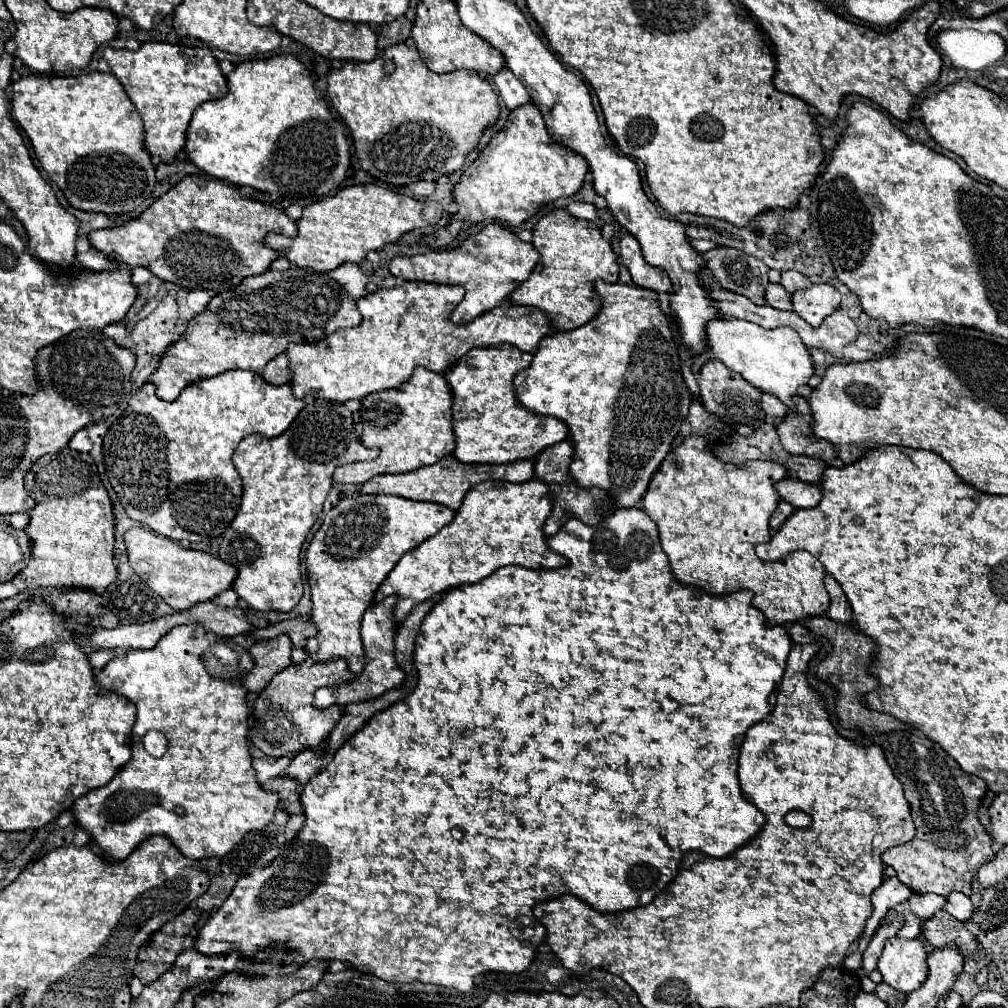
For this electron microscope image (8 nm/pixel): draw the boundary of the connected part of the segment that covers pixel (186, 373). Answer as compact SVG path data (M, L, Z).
M290 267L288 271L266 271L264 275L248 277L244 283L218 293L210 299L204 313L192 317L186 325L184 335L174 341L164 355L160 355L160 365L148 377L150 383L156 385L156 395L164 401L174 401L180 391L200 379L208 379L228 369L248 369L260 373L264 365L274 359L276 355L286 351L286 345L292 343L314 343L336 329L342 327L356 327L362 321L362 315L356 309L354 299L350 299L328 273L316 273L300 267Z

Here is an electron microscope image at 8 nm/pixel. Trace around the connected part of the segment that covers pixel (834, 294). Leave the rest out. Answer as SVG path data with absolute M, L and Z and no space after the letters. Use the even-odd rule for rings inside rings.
M816 283L808 289L792 293L792 309L810 325L820 325L824 317L840 307L840 293L826 283Z

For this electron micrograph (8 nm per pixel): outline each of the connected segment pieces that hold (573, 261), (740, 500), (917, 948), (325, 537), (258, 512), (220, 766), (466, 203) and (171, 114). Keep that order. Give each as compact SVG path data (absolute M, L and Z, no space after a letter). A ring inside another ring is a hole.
M552 209L534 225L532 245L540 253L538 269L514 289L510 301L544 311L554 331L570 331L588 323L600 309L600 299L592 289L594 281L618 279L618 261L596 223L574 219L566 209Z
M712 415L712 417L722 423L722 429L714 429L714 431L708 433L708 435L690 435L690 437L686 437L680 445L672 447L672 451L664 457L664 463L660 463L660 467L658 467L658 471L656 471L656 477L652 477L650 487L648 487L648 491L646 491L644 499L642 499L642 501L644 501L644 511L650 515L650 519L652 519L652 521L658 525L658 529L660 529L660 543L662 543L664 553L668 555L668 561L670 561L670 567L672 567L674 577L680 579L680 583L686 583L686 585L696 583L698 587L702 587L704 591L708 591L708 593L712 593L712 595L728 595L728 593L734 593L734 591L740 591L740 589L750 589L750 591L754 591L754 595L756 595L756 607L758 607L758 609L768 617L768 621L772 623L768 626L782 625L782 623L788 623L788 621L792 623L792 621L800 621L800 619L804 619L804 617L808 617L808 615L822 615L822 613L826 613L826 609L828 609L828 605L830 605L830 597L828 597L828 593L826 593L826 589L824 589L824 581L822 581L822 579L824 579L824 565L822 565L814 555L810 555L809 552L804 550L798 550L786 555L786 557L778 561L762 561L762 559L754 553L754 547L756 547L758 543L768 543L768 541L770 541L770 525L768 525L768 521L770 521L774 509L776 509L778 503L780 503L780 495L778 495L774 483L778 483L780 479L784 479L784 477L788 475L788 471L784 471L784 467L780 467L780 465L776 465L776 463L770 463L770 461L752 461L752 463L748 463L748 465L736 467L734 463L724 463L722 459L716 459L716 455L712 455L712 447L716 447L718 437L736 435L738 431L736 431L730 423L724 423L724 419L720 419L718 415Z
M888 939L876 969L880 971L882 981L896 991L904 995L916 991L928 975L926 953L920 939Z
M350 495L344 497L334 509L328 511L324 523L316 531L308 551L306 551L306 571L308 571L308 583L310 583L310 595L312 595L312 617L310 621L316 623L318 631L312 635L312 639L306 639L304 651L312 661L330 661L336 657L342 657L348 661L348 671L352 675L358 675L364 669L364 649L360 639L360 623L364 611L372 605L372 597L380 583L386 579L386 575L394 569L394 565L400 561L400 557L418 547L424 539L438 533L444 525L448 525L454 517L454 511L438 505L438 503L426 503L426 501L410 501L402 497L390 497L390 495Z
M314 401L310 405L306 405L298 417L292 421L292 425L278 437L274 439L268 439L268 437L262 437L262 435L248 435L234 451L234 467L242 479L242 503L240 503L240 509L234 517L234 521L228 525L226 533L224 533L224 539L220 543L220 551L218 551L218 557L230 565L234 565L238 569L238 575L232 583L232 589L238 593L240 599L244 599L252 609L256 611L292 611L300 597L302 597L302 577L300 577L300 549L302 549L302 543L308 535L308 531L312 529L312 525L316 523L320 511L322 511L322 503L332 487L332 473L336 467L340 465L346 465L346 463L354 463L354 461L370 461L370 459L376 459L378 457L378 449L366 449L360 441L360 437L356 435L354 431L354 419L352 419L352 413L342 405L342 403L330 403L330 401Z
M178 625L168 631L156 647L148 651L124 651L96 673L96 683L100 687L124 695L138 709L132 729L132 759L110 783L88 791L84 797L76 799L76 805L70 809L76 827L90 833L92 843L106 861L126 859L140 841L154 835L168 837L188 859L224 857L248 831L264 829L272 821L278 795L264 793L258 785L246 743L248 707L246 689L240 679L244 679L252 665L254 661L246 649L232 639L220 639L204 627ZM150 729L164 733L168 739L168 751L160 759L148 755L142 747L142 737ZM176 807L182 807L184 813L178 815Z
M528 103L510 111L508 121L494 133L478 159L464 169L464 175L452 189L452 199L458 205L454 221L458 229L482 221L506 221L508 225L522 225L542 205L560 197L574 195L584 181L588 163L582 155L554 143L544 127L544 119L536 105Z
M148 41L138 51L104 49L112 75L122 83L130 101L144 121L144 147L152 157L170 163L184 147L186 129L196 107L226 95L226 77L208 47L180 47Z

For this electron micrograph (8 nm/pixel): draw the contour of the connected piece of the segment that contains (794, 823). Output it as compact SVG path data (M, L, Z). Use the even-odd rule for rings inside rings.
M801 811L789 812L789 825L794 828L806 828L812 823L812 818Z

